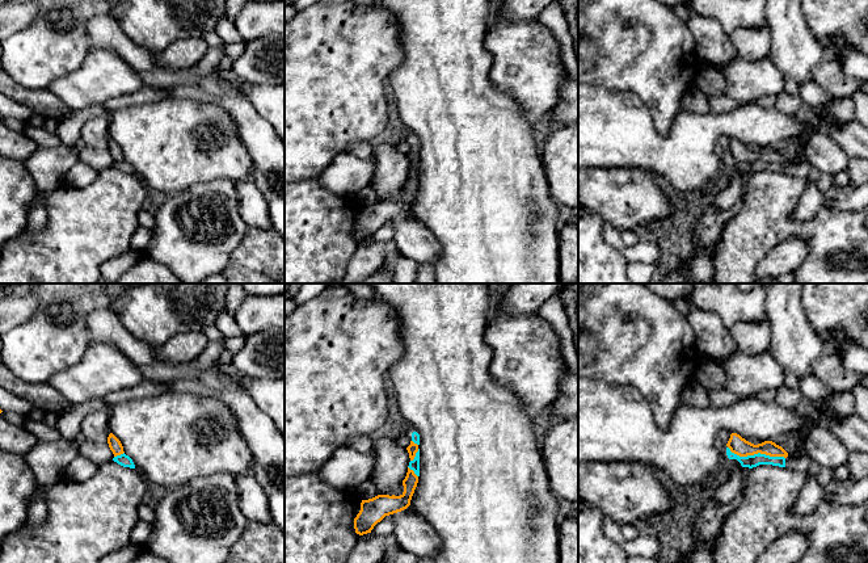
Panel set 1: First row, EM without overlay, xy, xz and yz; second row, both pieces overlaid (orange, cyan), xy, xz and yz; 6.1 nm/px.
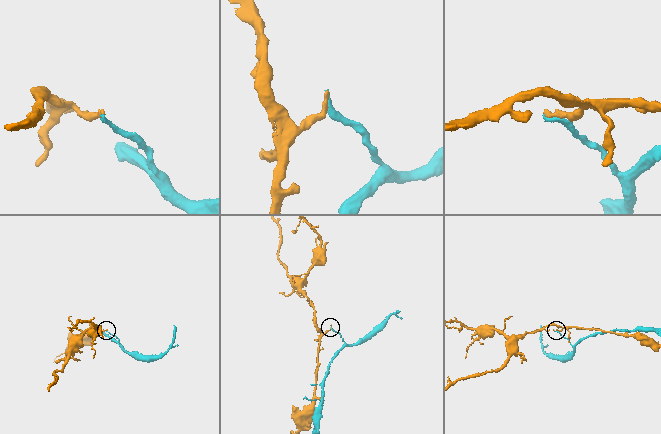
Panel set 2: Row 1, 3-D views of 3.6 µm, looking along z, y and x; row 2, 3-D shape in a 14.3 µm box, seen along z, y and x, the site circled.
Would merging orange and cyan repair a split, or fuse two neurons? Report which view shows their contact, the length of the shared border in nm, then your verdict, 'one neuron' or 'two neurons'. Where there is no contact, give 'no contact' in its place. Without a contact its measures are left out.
meets orange in yz; contact 360 nm long; two neurons

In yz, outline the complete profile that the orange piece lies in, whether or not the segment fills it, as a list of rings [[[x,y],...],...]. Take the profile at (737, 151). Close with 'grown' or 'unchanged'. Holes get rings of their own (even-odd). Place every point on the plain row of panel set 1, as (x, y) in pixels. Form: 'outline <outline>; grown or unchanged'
outline [[[732,139],[730,144],[726,150],[726,152],[730,155],[732,159],[740,161],[740,163],[747,163],[754,160],[766,160],[770,163],[788,163],[788,159],[779,151],[776,151],[772,147],[764,147],[762,150],[754,151],[745,144],[742,144],[737,139]]]; unchanged

